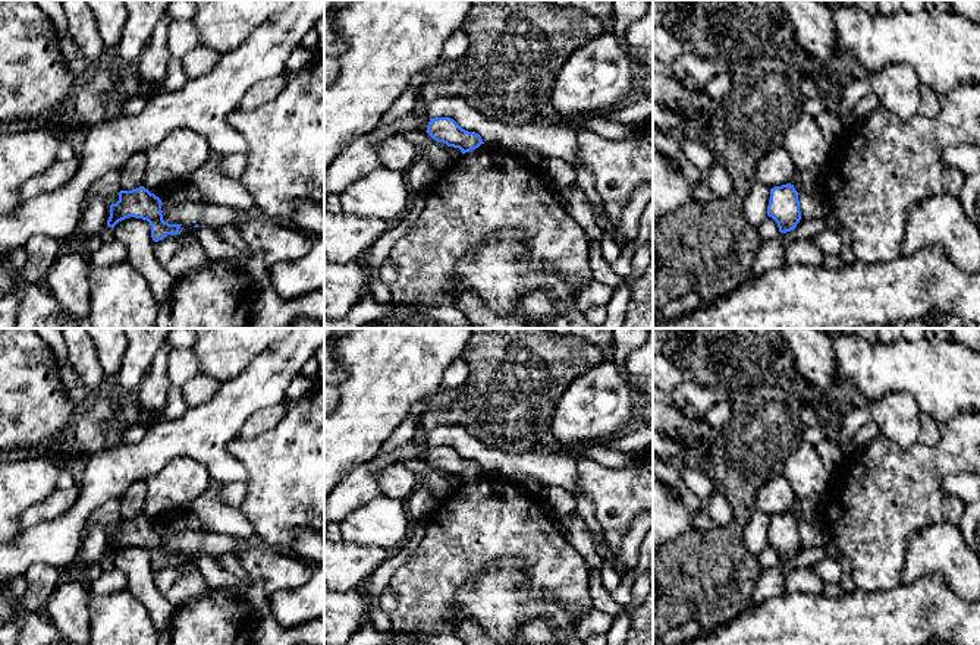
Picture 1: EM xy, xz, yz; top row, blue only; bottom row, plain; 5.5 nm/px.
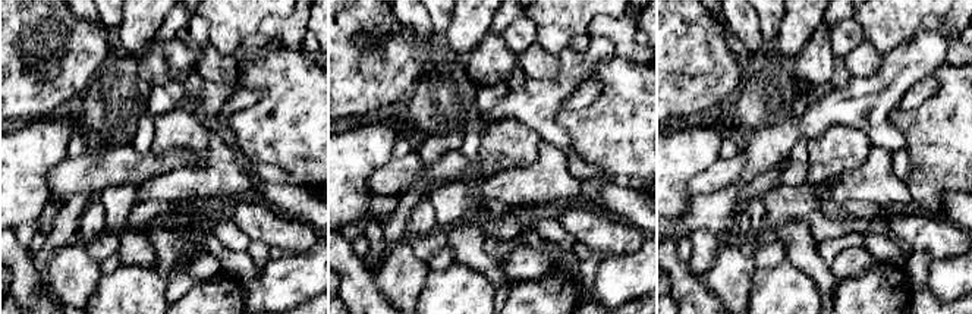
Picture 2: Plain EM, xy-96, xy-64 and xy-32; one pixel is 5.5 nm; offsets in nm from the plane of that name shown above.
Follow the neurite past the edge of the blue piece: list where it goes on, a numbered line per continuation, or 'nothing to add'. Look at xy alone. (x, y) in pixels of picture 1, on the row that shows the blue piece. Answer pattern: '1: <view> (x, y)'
nothing to add

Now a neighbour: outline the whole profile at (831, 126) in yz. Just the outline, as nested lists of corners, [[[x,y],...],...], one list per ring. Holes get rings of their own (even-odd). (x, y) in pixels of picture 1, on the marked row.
[[[829,108],[823,110],[816,122],[823,133],[823,136],[829,141],[830,148],[836,148],[842,144],[846,136],[846,129],[842,125],[842,120],[829,111]]]

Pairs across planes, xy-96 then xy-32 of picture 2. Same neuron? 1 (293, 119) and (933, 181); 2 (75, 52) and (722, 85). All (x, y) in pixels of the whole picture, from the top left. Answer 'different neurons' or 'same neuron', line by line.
1: same neuron
2: same neuron

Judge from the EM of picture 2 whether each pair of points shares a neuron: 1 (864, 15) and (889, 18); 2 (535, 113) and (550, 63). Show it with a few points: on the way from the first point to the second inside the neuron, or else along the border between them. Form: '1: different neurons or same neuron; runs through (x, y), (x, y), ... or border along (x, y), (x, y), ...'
1: same neuron; runs through (870, 15), (883, 16)
2: different neurons; border along (559, 56), (559, 68), (551, 77), (528, 78)

